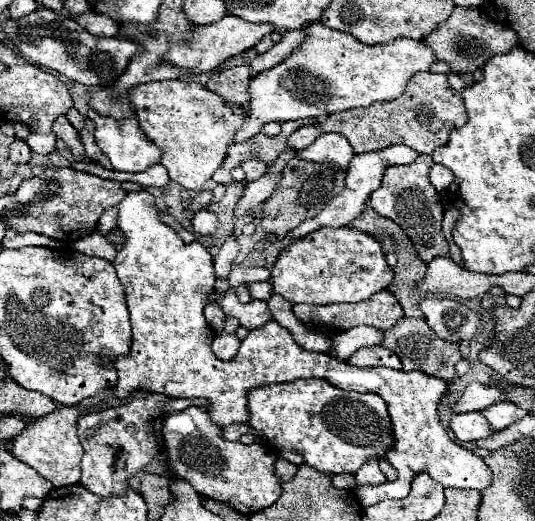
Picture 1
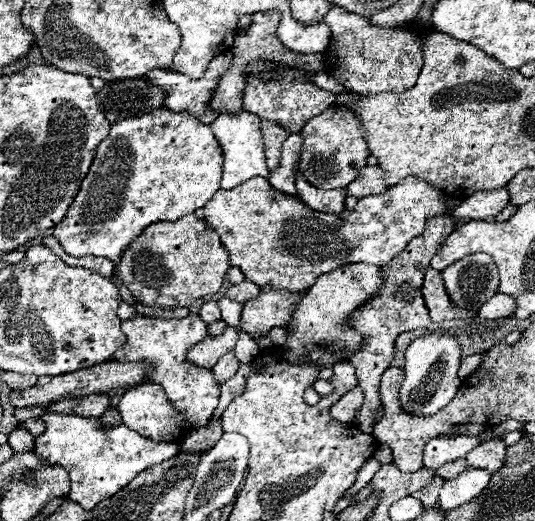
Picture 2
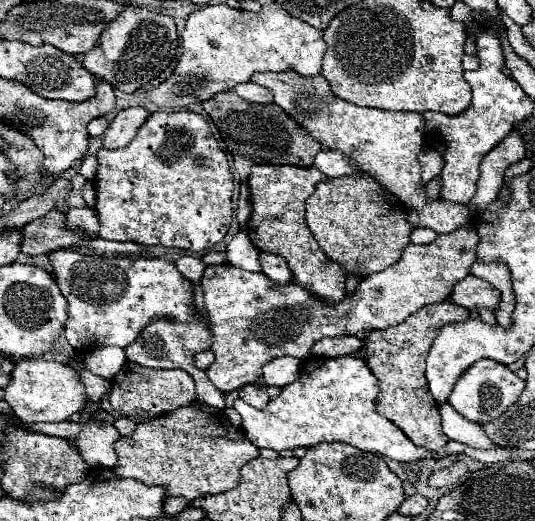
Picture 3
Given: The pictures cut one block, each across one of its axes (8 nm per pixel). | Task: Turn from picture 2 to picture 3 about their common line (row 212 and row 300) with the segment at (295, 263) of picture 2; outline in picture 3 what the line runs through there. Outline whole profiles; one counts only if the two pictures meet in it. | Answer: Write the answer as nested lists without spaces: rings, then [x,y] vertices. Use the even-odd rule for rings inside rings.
[[[462,226],[452,234],[440,234],[434,242],[426,246],[414,246],[408,244],[402,250],[402,258],[384,268],[382,272],[376,272],[372,276],[366,276],[354,294],[346,294],[340,302],[324,302],[306,288],[302,288],[296,282],[290,284],[276,284],[262,272],[248,272],[240,270],[232,264],[220,264],[220,266],[206,266],[202,276],[202,288],[204,288],[204,306],[210,314],[212,322],[212,334],[214,342],[210,350],[214,352],[216,360],[206,370],[210,382],[224,394],[242,388],[244,384],[258,382],[262,376],[262,366],[278,356],[294,356],[294,358],[308,358],[310,348],[316,340],[326,336],[346,336],[346,334],[358,334],[362,330],[382,330],[388,326],[396,326],[404,322],[410,314],[414,314],[424,304],[434,304],[440,300],[448,300],[452,286],[456,280],[462,280],[470,274],[470,266],[476,262],[476,244],[480,236],[474,230],[474,226]]]

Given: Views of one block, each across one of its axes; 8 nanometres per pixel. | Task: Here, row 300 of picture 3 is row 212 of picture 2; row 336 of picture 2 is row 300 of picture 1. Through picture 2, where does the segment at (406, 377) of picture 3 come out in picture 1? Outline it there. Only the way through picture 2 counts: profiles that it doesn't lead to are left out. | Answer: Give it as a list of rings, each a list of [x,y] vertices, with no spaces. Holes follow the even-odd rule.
[[[380,290],[374,296],[370,296],[368,300],[356,302],[356,304],[328,304],[328,306],[312,306],[312,304],[298,304],[294,306],[296,318],[302,322],[316,322],[318,326],[322,326],[328,332],[342,332],[342,330],[350,330],[352,326],[376,326],[376,328],[392,328],[402,316],[402,308],[398,304],[398,300],[394,298],[394,294],[390,290]]]

